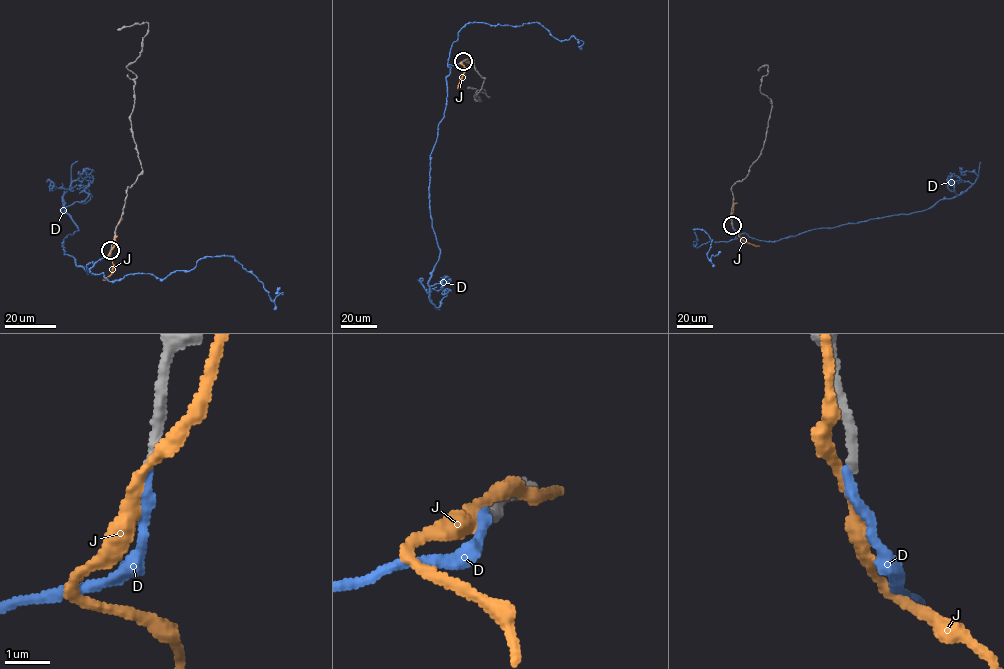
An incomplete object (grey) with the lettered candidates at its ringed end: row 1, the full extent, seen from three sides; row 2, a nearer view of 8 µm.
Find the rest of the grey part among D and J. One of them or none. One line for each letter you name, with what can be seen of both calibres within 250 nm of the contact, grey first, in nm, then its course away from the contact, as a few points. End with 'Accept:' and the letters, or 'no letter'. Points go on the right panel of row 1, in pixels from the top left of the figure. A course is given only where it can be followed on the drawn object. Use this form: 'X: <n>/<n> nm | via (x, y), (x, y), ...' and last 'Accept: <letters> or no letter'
D: 220/240 nm | via (732, 225), (737, 238), (745, 233), (776, 241), (924, 211), (963, 193), (978, 177), (961, 171)
Accept: D

